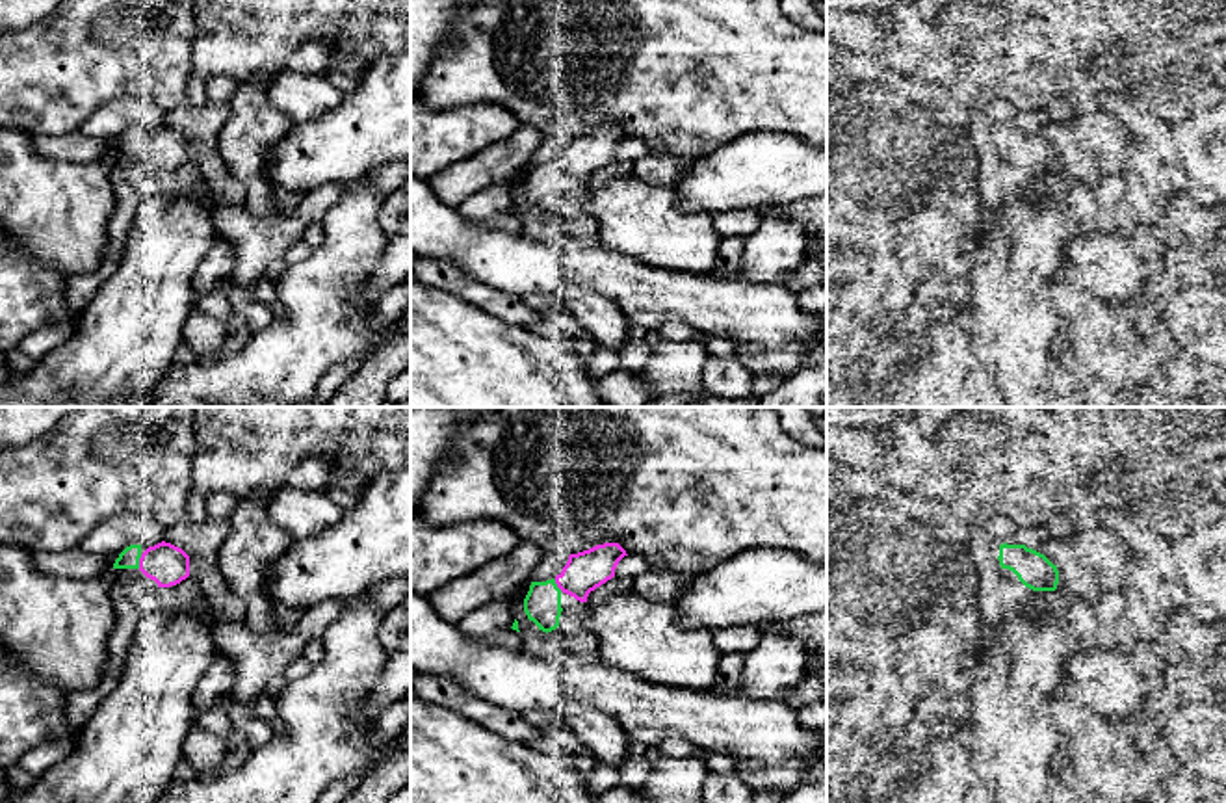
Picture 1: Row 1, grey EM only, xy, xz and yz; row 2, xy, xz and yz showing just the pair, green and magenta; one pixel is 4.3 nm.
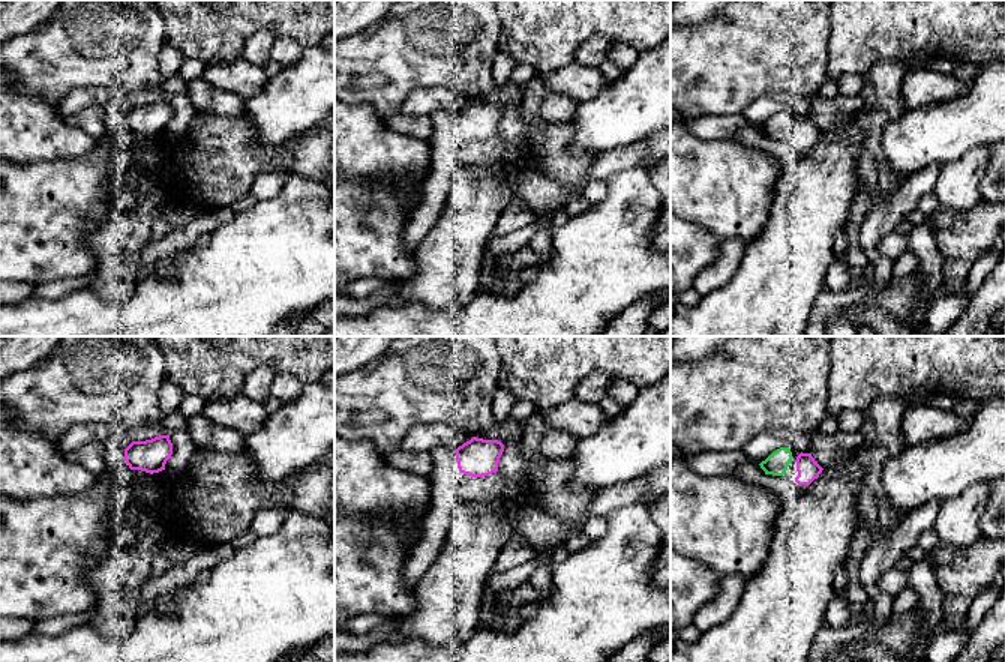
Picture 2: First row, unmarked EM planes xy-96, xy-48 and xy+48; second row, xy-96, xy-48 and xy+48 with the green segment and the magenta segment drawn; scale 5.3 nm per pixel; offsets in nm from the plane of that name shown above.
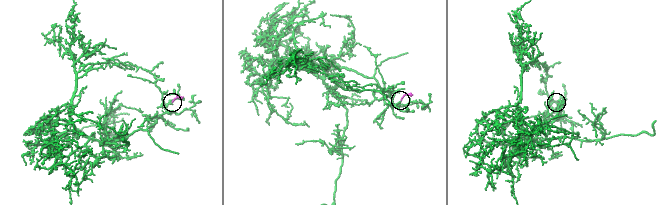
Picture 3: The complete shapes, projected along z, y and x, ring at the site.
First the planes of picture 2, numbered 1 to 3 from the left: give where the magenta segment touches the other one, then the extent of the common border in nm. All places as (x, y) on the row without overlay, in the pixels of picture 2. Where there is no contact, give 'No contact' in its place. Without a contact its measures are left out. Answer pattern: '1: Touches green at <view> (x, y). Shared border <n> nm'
1: No contact
2: No contact
3: No contact

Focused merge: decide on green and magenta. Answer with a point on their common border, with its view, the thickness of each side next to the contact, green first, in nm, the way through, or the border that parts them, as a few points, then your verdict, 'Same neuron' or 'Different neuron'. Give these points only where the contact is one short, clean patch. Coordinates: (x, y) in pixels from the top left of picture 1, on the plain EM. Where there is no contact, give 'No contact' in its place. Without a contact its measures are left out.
Touches green at xy (138, 145). Thickness 90 nm (green) against 180 nm. Same neuron

